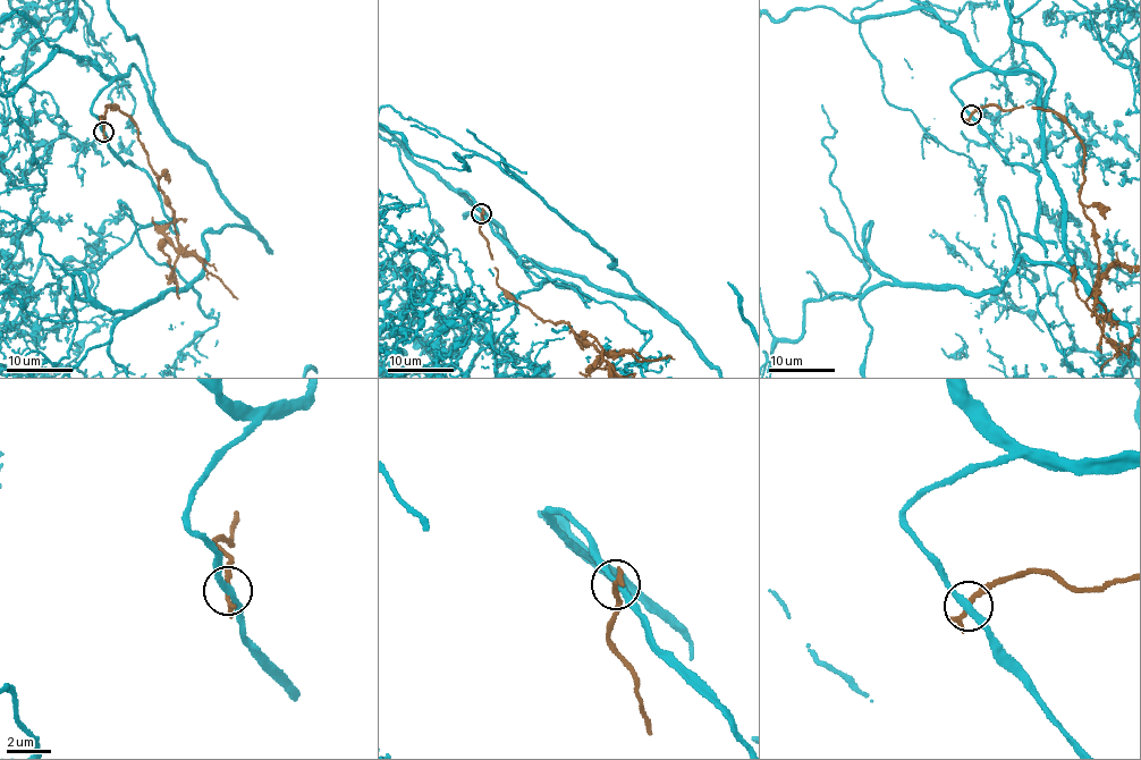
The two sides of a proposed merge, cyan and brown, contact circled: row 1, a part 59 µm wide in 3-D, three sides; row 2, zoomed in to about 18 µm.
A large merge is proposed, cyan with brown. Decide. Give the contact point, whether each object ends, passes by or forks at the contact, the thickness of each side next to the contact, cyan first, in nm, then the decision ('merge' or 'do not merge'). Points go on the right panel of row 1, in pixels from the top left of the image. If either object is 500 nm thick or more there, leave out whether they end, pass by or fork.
place (971, 115); cyan passes by; brown ends; calibres 260 and 300 nm; do not merge

